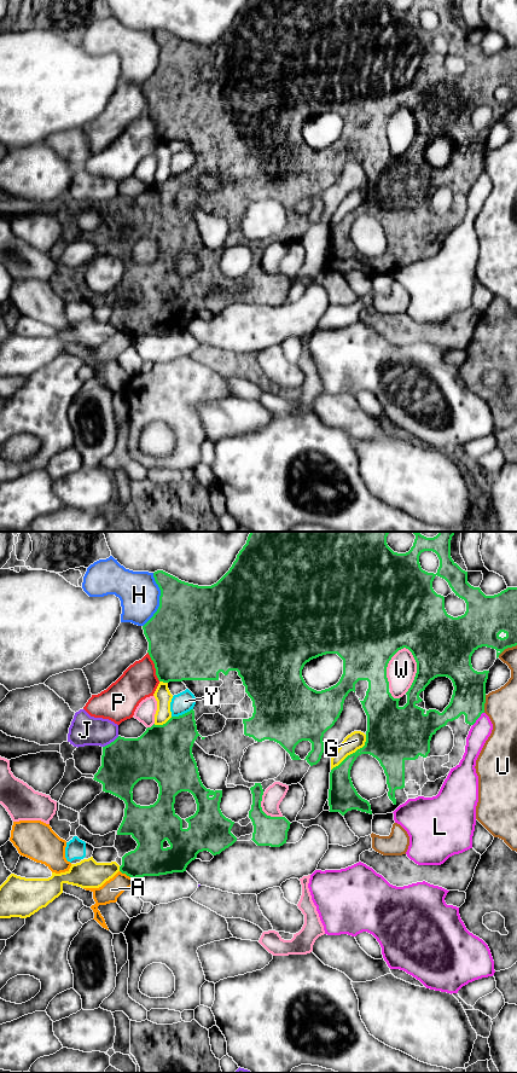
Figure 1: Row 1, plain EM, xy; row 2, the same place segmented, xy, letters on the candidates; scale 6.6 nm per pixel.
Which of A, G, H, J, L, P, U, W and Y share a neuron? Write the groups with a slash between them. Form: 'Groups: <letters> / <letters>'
Groups: A / G / H / J / L / P / U / W / Y

